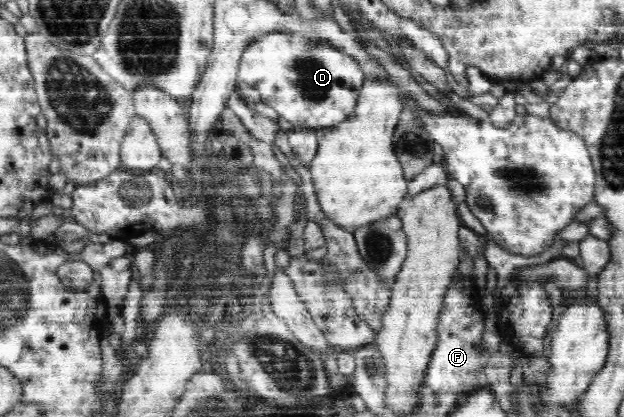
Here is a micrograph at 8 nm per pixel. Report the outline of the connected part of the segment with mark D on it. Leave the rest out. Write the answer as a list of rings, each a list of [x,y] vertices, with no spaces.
[[[281,31],[269,32],[249,43],[238,67],[238,80],[257,89],[261,102],[273,107],[293,129],[301,130],[321,130],[347,119],[356,109],[365,78],[353,56],[325,42]]]

